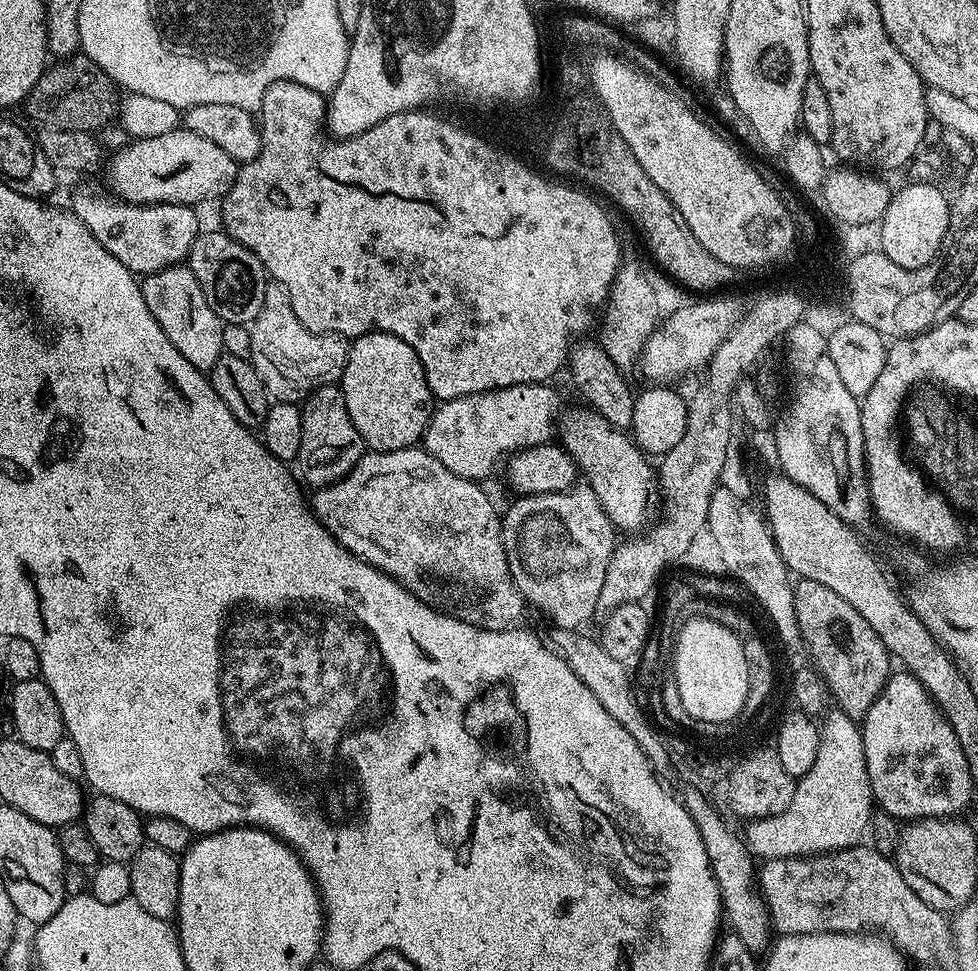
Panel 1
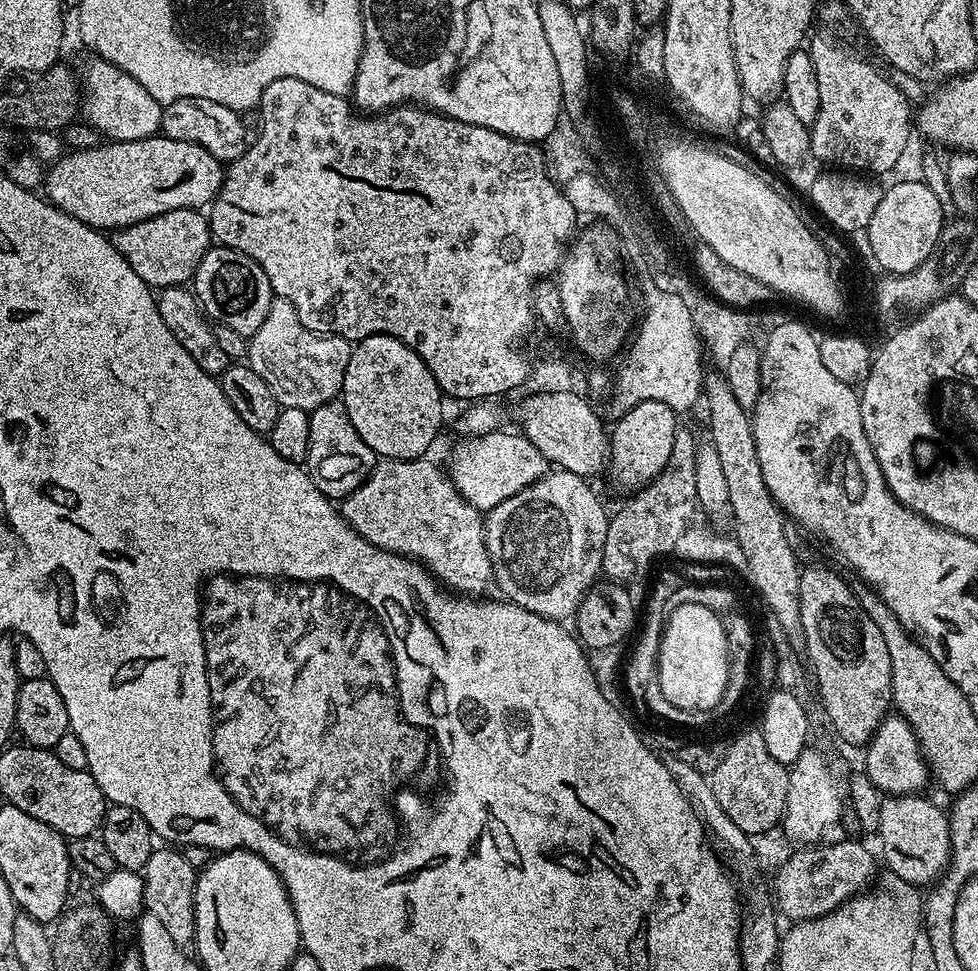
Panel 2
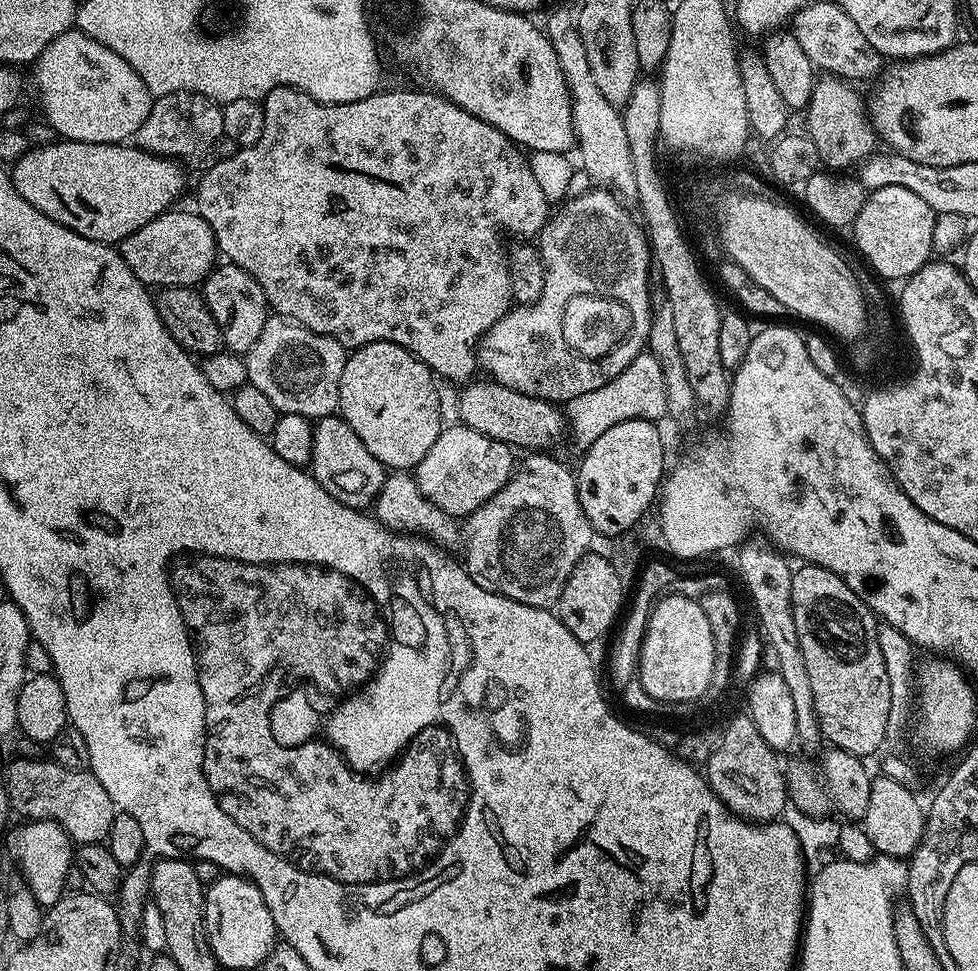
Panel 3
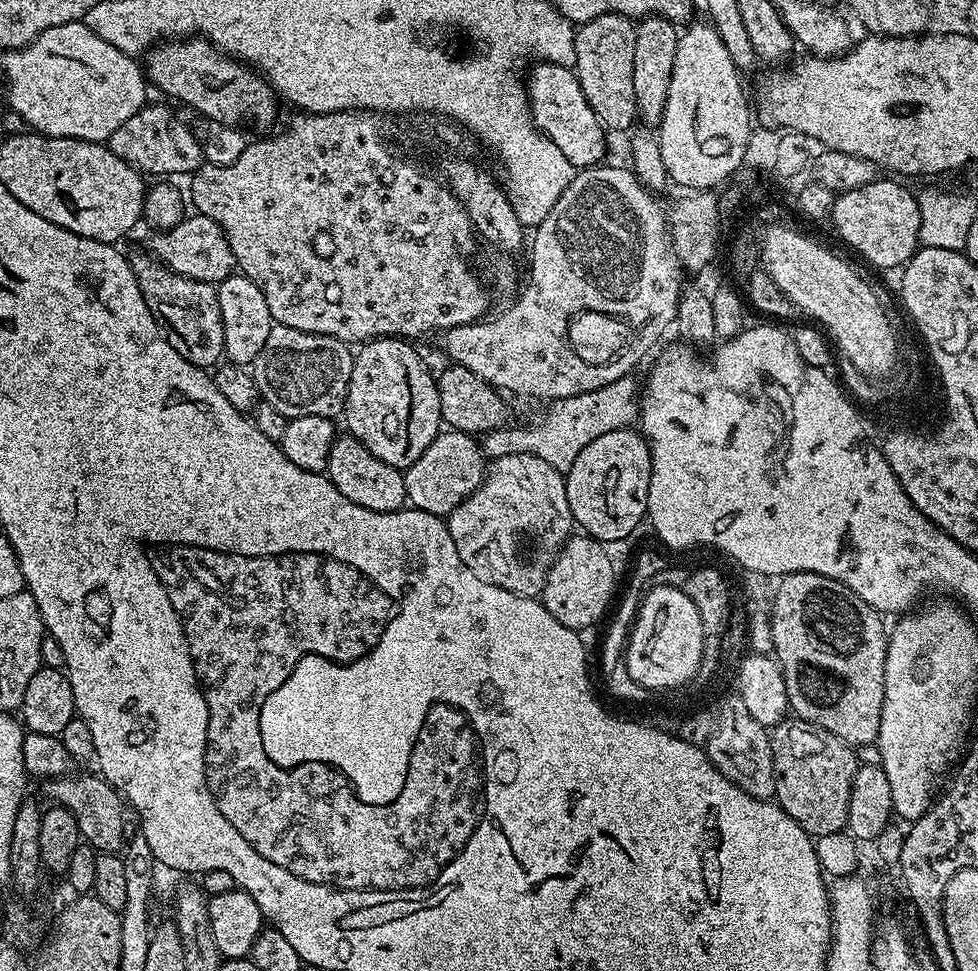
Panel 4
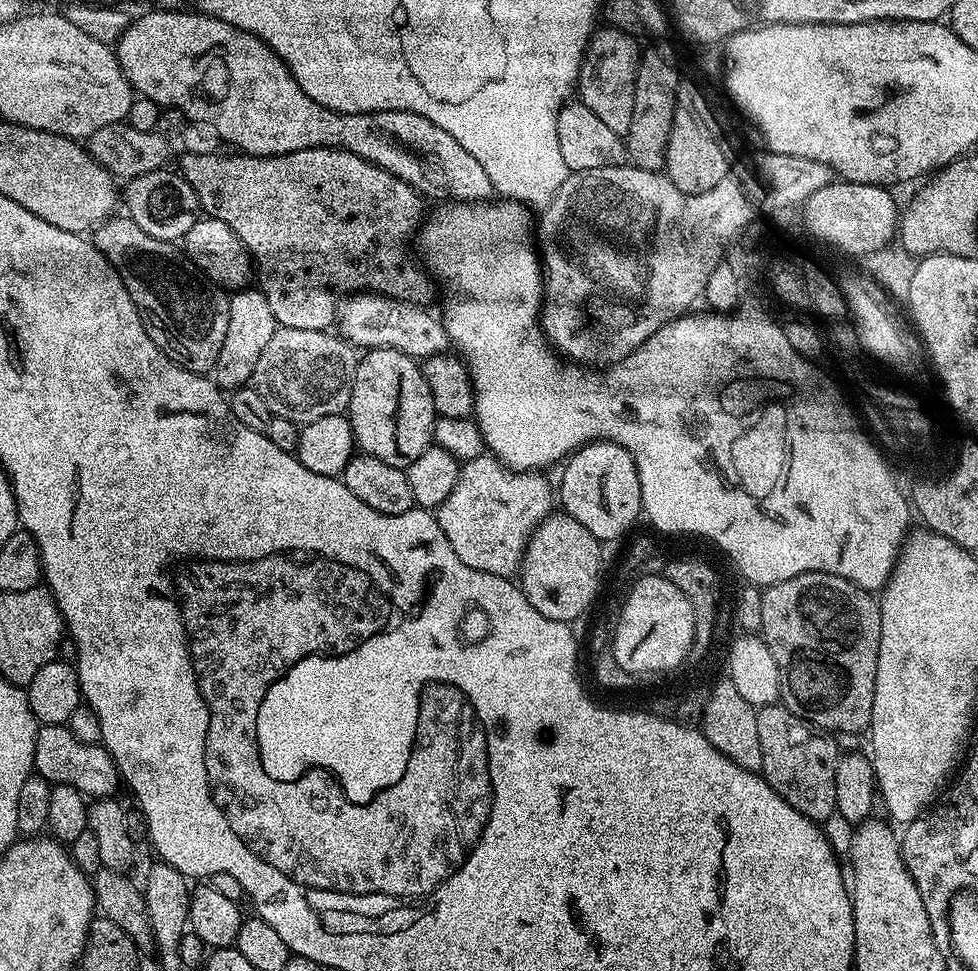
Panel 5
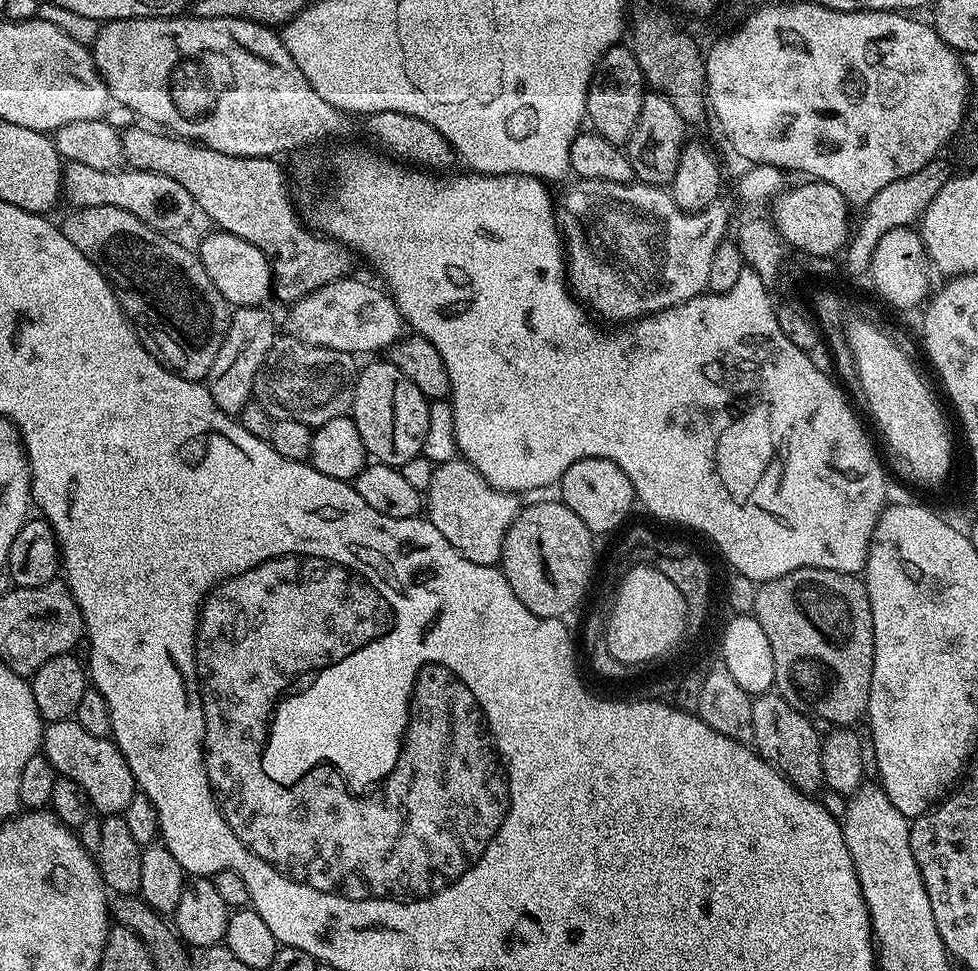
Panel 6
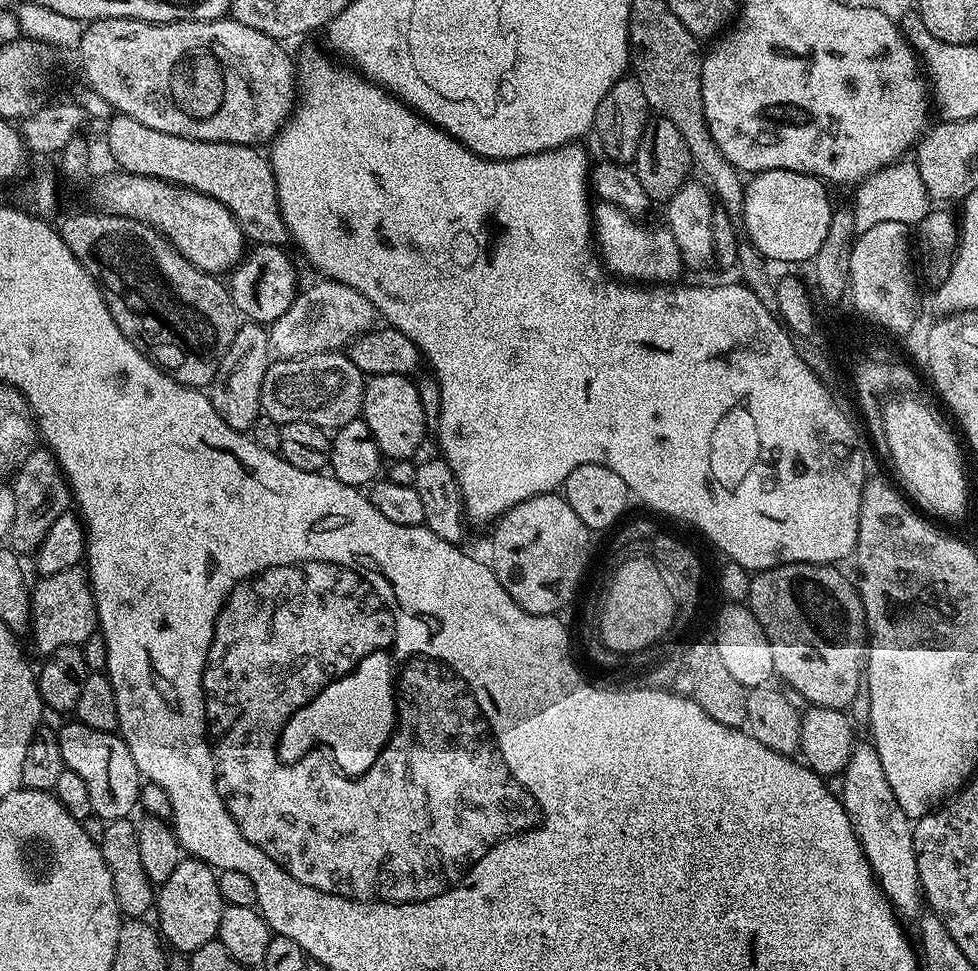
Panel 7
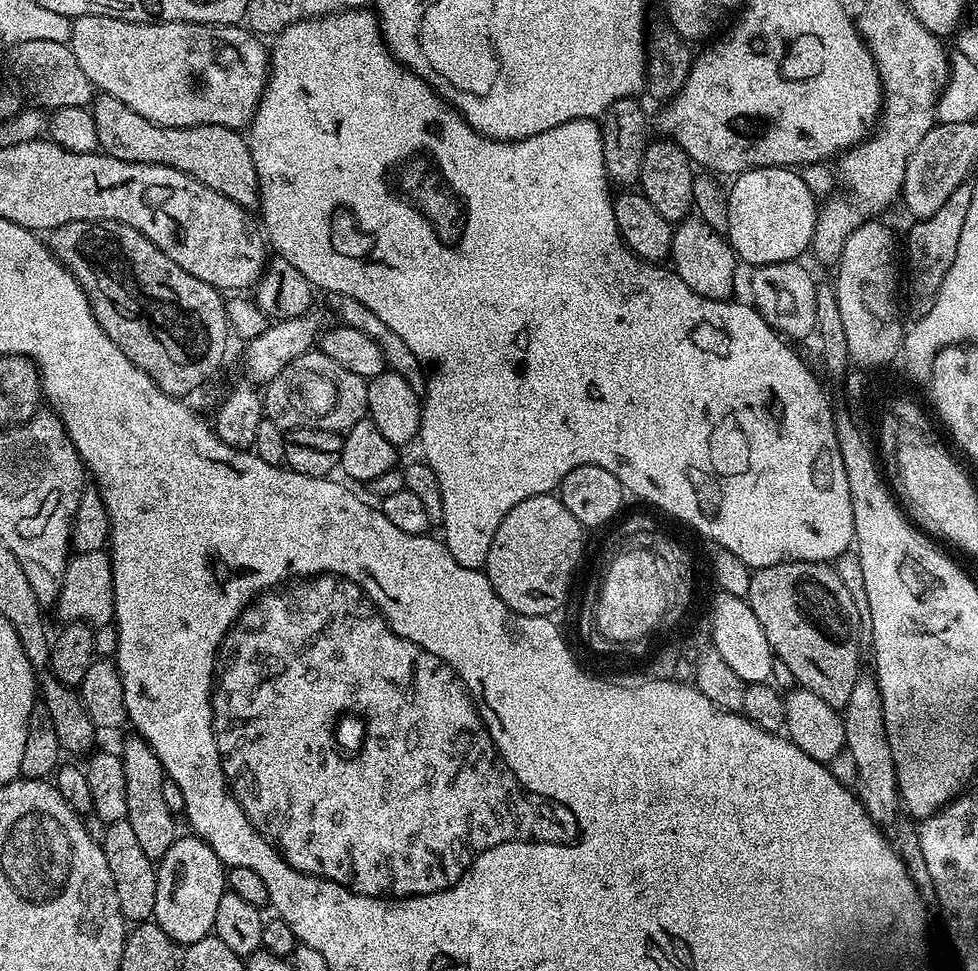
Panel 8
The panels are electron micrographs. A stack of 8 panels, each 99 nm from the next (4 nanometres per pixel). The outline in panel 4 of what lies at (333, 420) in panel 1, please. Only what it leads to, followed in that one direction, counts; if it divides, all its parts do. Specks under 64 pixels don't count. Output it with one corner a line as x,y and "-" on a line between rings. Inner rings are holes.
351,434
337,435
330,446
326,475
334,486
338,486
338,494
350,498
350,502
358,502
358,506
366,506
366,510
398,512
408,499
403,471
382,462
382,458
374,458
374,454
370,454
370,450

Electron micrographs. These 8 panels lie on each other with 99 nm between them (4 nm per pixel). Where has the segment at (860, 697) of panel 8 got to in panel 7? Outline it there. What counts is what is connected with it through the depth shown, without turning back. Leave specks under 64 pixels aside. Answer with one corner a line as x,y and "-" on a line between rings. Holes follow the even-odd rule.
871,742
856,743
842,775
844,785
839,797
840,803
850,818
860,848
866,854
884,896
896,909
897,916
919,917
922,912
922,893
912,841
914,824
902,810
902,806
898,806
898,798
894,798
890,782
886,782
886,770
882,770
882,758
878,758
876,745

